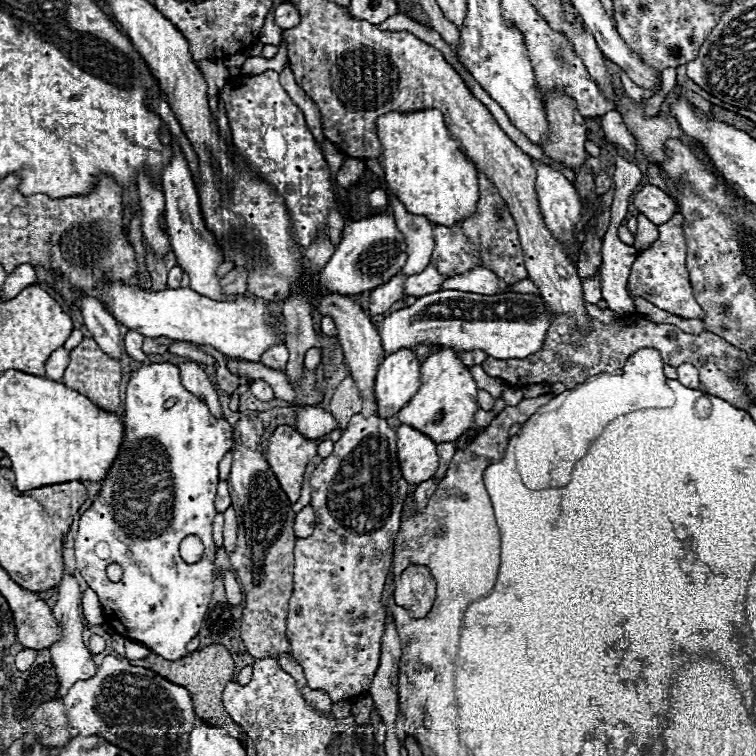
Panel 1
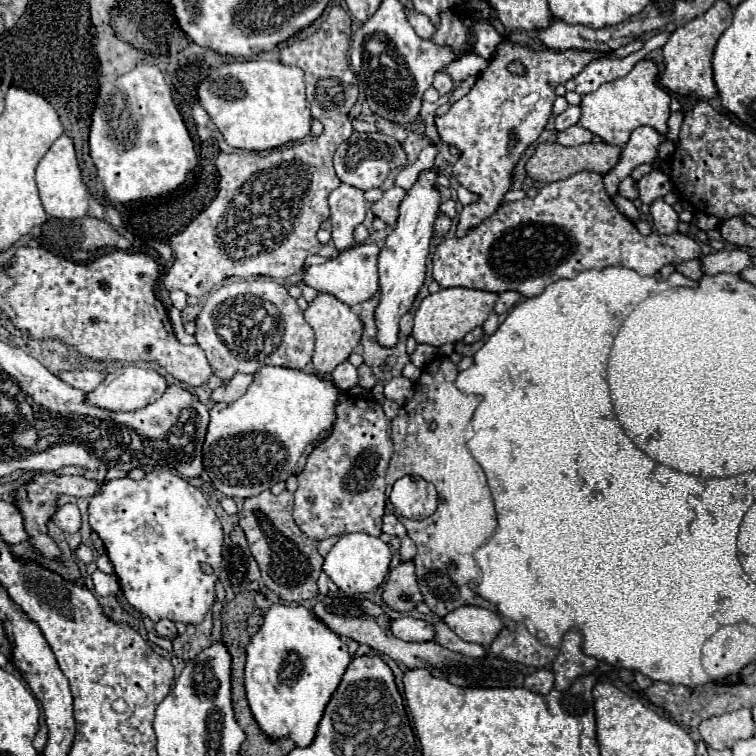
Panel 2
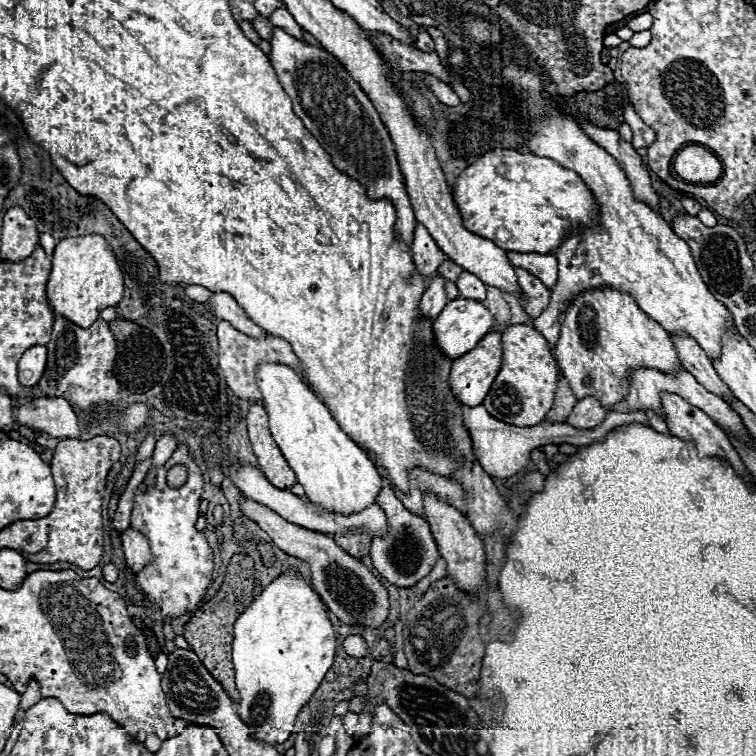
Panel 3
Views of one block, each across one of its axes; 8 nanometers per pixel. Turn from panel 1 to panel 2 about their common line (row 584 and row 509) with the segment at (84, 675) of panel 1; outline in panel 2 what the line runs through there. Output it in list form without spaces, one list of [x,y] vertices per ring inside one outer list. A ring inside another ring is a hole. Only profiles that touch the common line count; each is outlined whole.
[[[64,504],[62,508],[56,510],[56,514],[52,516],[54,524],[62,530],[62,532],[78,532],[80,530],[80,510],[76,504]]]

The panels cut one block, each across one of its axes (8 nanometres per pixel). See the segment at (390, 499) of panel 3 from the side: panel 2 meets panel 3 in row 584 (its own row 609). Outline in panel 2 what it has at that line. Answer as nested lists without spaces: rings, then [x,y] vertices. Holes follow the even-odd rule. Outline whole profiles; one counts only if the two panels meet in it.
[[[412,562],[398,564],[390,570],[386,582],[384,582],[384,602],[398,610],[398,612],[410,612],[418,602],[422,602],[422,594],[418,590],[416,572]]]

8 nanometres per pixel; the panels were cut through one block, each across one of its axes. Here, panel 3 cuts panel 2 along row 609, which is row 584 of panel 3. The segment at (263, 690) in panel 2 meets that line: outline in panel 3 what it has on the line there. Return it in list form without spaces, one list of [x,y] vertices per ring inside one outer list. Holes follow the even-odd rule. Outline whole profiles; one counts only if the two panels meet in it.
[[[296,570],[278,576],[238,616],[234,624],[232,662],[240,692],[238,718],[252,730],[252,738],[270,746],[288,740],[296,714],[320,686],[334,662],[336,634],[322,598]]]

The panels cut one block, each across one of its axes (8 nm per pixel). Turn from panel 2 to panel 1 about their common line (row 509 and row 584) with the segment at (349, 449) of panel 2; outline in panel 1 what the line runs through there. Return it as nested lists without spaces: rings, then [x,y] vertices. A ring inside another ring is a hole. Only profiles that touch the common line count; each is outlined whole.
[[[362,414],[352,416],[348,428],[342,432],[342,438],[334,444],[334,452],[326,460],[316,464],[316,468],[310,476],[310,486],[312,486],[310,504],[316,512],[316,526],[314,526],[312,536],[298,540],[296,546],[294,546],[294,592],[292,592],[290,606],[288,606],[286,636],[290,640],[290,656],[302,666],[304,676],[308,680],[308,686],[312,690],[326,692],[332,702],[340,702],[340,700],[356,698],[362,692],[366,692],[372,684],[372,678],[374,678],[378,662],[380,662],[384,618],[386,618],[386,612],[382,608],[382,592],[384,592],[384,582],[386,582],[386,576],[388,576],[390,564],[392,564],[392,542],[394,542],[398,528],[400,528],[402,502],[404,502],[404,496],[408,492],[408,482],[402,478],[402,472],[400,472],[400,466],[398,466],[398,456],[396,456],[396,432],[380,416],[362,416]]]

